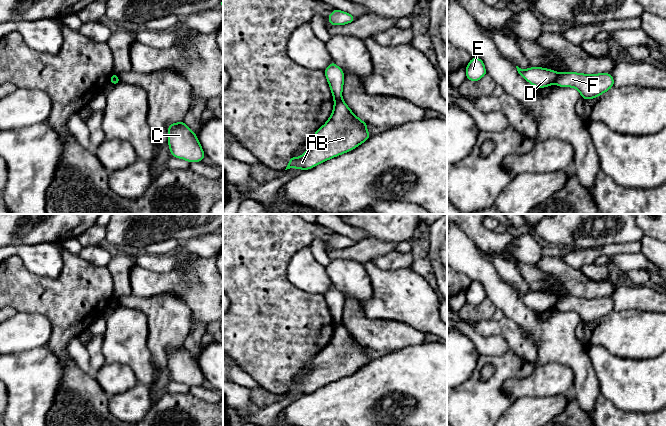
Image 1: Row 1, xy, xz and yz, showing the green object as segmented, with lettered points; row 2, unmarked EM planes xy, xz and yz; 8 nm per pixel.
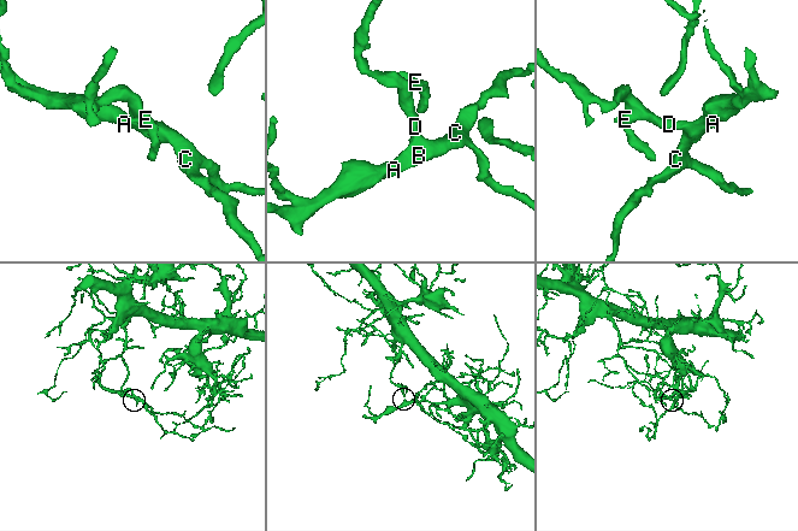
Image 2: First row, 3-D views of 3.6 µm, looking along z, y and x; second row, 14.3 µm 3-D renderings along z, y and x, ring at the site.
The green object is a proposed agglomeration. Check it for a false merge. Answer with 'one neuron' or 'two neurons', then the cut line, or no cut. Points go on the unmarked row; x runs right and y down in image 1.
two neurons | yz (558, 297), (555, 306)

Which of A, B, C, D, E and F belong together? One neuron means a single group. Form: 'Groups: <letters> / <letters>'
Groups: A B C F / D E

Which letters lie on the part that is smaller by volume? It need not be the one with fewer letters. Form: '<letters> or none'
A, B, C, F

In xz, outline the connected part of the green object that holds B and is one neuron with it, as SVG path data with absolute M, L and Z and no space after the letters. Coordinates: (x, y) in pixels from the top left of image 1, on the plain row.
M334 324L328 345L312 361L310 370L298 383L293 380L285 394L309 394L331 382L344 378L368 364L367 347L360 344L342 324Z

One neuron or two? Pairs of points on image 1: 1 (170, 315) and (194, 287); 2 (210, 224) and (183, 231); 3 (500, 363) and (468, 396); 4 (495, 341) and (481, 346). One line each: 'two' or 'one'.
1: two
2: one
3: one
4: one

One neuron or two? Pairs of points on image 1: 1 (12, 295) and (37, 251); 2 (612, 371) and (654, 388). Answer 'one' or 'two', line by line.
1: two
2: one

